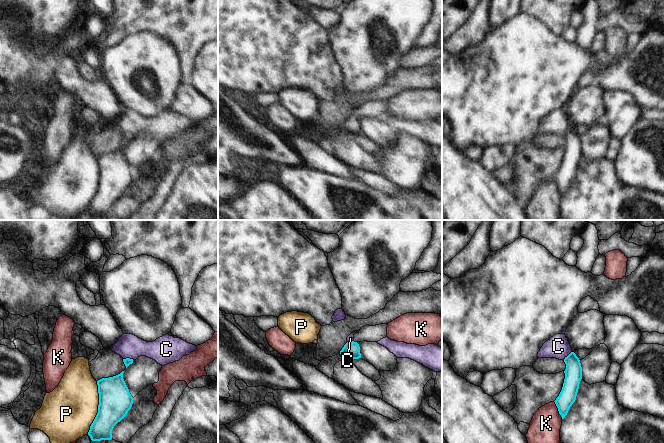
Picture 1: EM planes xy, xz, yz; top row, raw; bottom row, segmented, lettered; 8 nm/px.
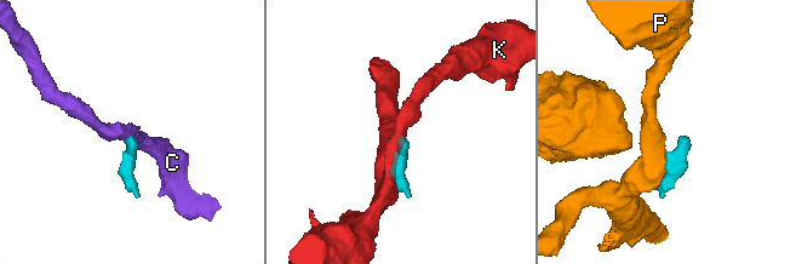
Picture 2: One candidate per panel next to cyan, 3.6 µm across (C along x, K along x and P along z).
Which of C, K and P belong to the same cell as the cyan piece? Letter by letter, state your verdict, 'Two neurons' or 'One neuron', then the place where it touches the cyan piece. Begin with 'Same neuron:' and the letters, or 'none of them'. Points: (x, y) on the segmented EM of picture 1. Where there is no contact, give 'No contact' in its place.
Same neuron: none of them
C: Two neurons. Touches cyan at xy (128, 358)
K: Two neurons. Touches cyan at yz (558, 410)
P: Two neurons. Touches cyan at xy (98, 407)

